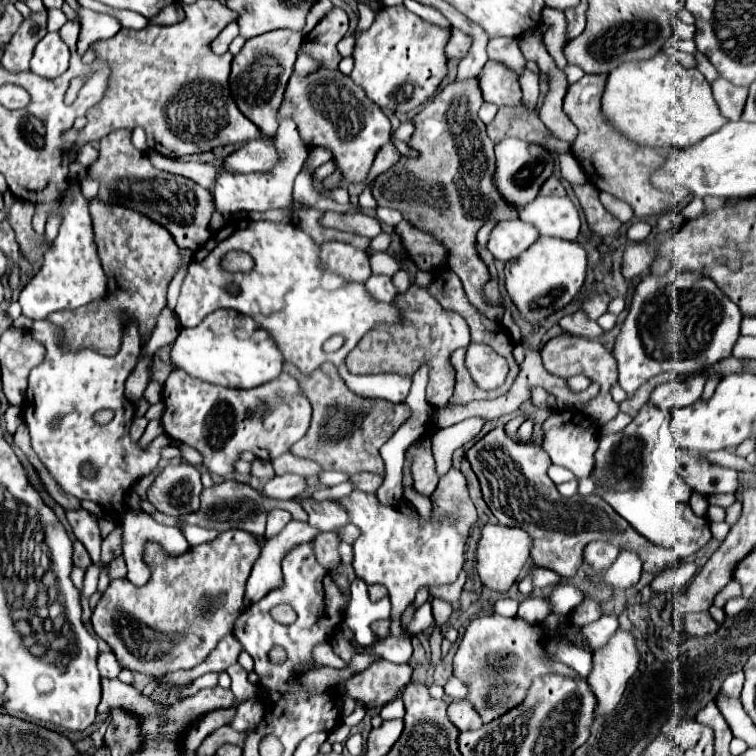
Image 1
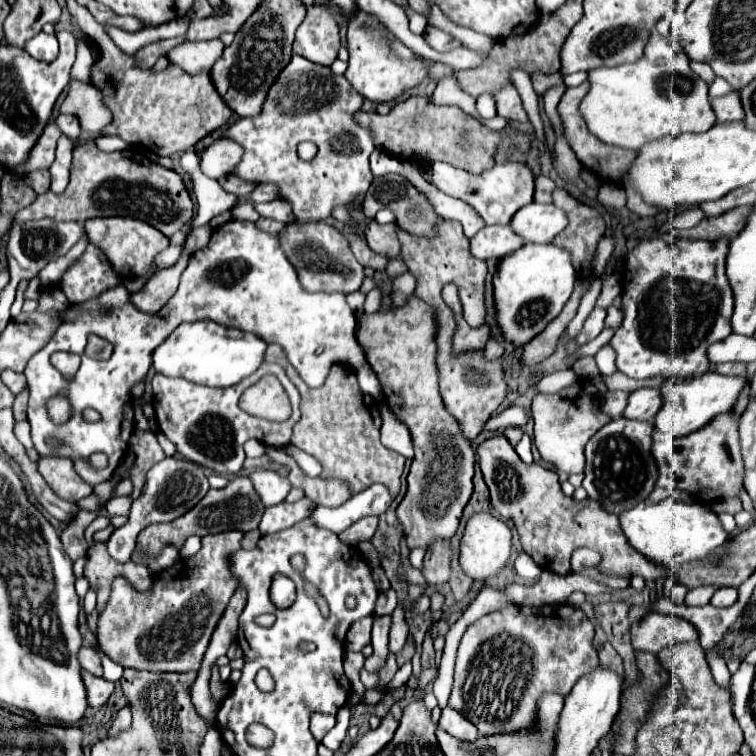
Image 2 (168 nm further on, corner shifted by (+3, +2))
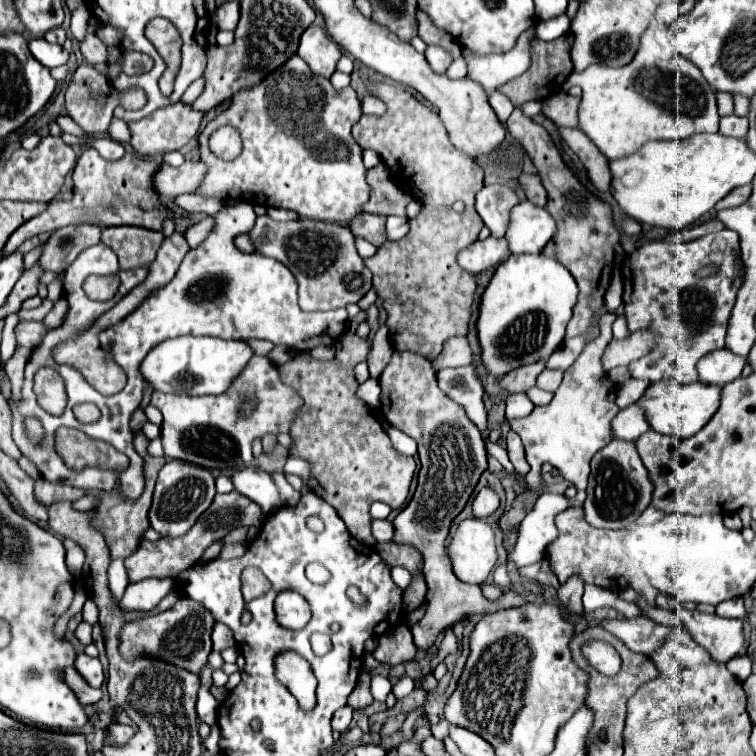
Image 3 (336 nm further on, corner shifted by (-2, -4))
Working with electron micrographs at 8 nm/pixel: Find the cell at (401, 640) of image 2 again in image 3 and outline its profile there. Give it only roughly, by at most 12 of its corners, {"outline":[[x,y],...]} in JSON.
{"outline":[[421,574],[403,592],[405,608],[425,604],[427,584]]}

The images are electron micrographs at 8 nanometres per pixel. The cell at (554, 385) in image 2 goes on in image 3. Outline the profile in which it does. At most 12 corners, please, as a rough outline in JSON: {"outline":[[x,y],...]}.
{"outline":[[537,386],[527,390],[529,400],[535,406],[551,402],[551,392]]}

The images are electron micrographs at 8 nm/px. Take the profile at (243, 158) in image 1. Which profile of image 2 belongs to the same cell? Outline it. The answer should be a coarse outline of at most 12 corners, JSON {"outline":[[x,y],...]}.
{"outline":[[230,138],[202,152],[200,170],[228,176],[242,160],[242,146]]}

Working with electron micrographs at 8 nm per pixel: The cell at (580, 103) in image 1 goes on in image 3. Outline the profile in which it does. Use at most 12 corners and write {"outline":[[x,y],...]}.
{"outline":[[559,92],[543,104],[557,126],[577,126],[579,98]]}

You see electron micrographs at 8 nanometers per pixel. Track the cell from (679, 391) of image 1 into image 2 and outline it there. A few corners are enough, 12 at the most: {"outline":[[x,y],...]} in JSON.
{"outline":[[660,388],[630,394],[624,416],[652,422],[664,404]]}

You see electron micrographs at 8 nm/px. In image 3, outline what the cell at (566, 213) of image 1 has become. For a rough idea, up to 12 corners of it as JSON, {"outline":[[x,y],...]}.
{"outline":[[525,200],[511,210],[513,254],[539,254],[555,230],[551,214]]}

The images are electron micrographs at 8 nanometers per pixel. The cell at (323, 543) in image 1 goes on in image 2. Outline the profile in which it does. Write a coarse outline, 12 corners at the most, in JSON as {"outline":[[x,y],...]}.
{"outline":[[366,516],[354,522],[338,538],[346,544],[370,540],[378,518]]}

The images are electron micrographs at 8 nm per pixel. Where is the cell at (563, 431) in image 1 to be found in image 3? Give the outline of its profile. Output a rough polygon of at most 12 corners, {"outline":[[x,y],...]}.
{"outline":[[601,334],[565,370],[547,406],[505,418],[539,486],[551,462],[585,490],[593,454],[613,440],[617,386]]}

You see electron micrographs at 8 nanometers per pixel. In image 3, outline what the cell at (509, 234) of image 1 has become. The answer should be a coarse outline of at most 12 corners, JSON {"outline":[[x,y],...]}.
{"outline":[[505,238],[477,240],[463,248],[457,262],[479,272],[503,262]]}

